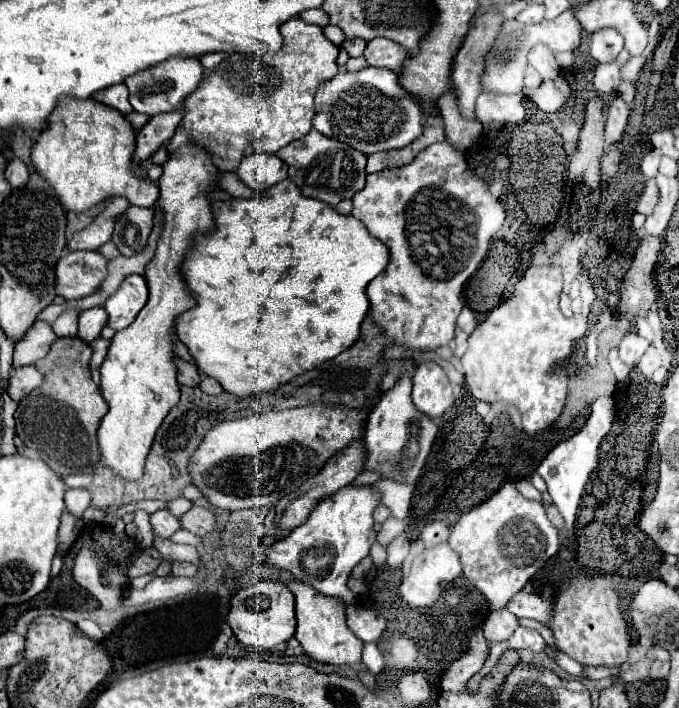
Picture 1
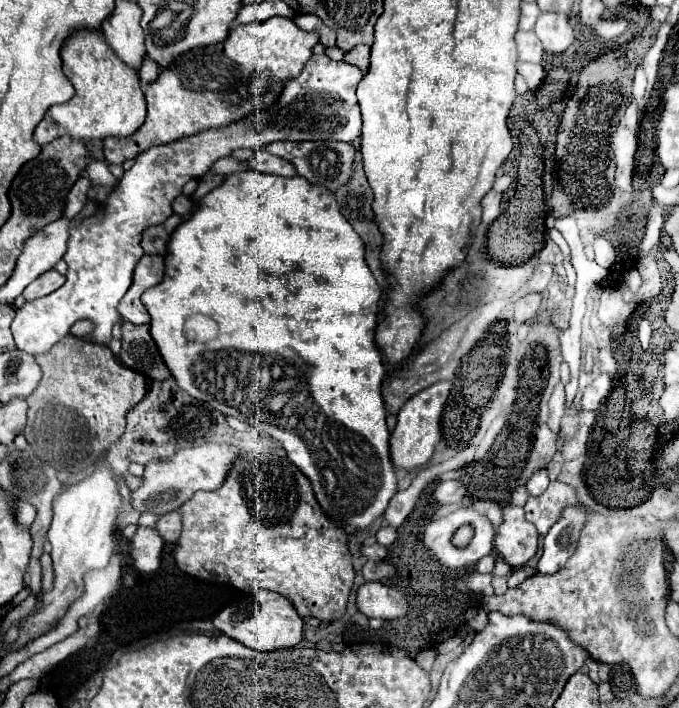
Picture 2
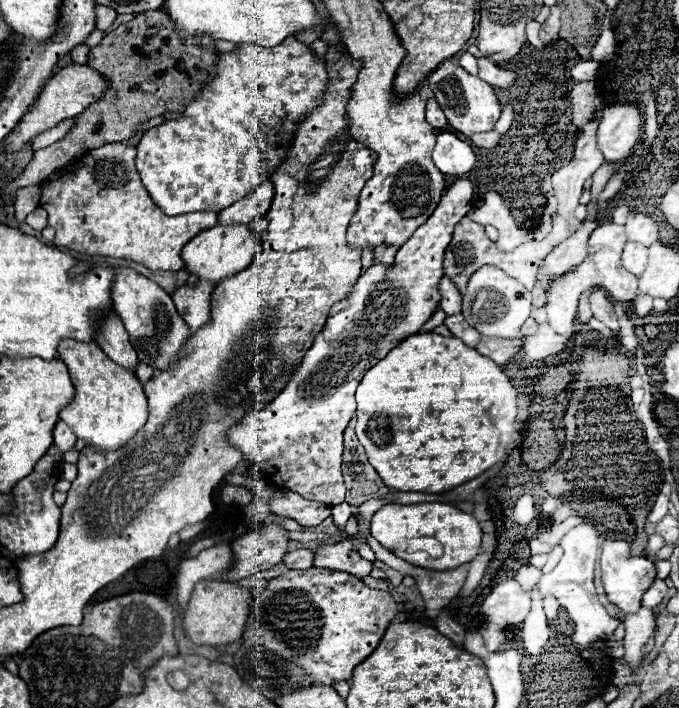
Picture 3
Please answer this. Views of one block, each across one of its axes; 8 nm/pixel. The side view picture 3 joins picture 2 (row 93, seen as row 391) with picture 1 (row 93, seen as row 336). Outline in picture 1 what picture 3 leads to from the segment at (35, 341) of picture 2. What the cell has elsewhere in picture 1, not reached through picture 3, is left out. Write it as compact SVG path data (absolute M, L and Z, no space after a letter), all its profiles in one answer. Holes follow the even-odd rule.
M366 66L360 72L348 72L340 68L334 80L326 80L318 86L314 128L334 140L352 144L356 150L368 154L404 148L422 134L424 114L412 100L412 96L400 88L398 74L386 68Z

